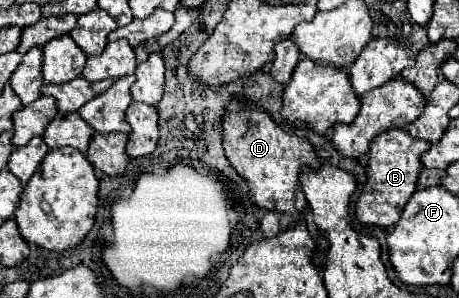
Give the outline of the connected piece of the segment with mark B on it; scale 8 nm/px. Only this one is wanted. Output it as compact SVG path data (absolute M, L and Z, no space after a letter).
M388 129L380 133L372 145L370 145L370 161L368 161L368 183L356 201L356 217L364 225L380 225L380 227L392 227L398 223L400 213L406 205L406 201L416 191L416 181L422 171L420 155L430 149L430 143L422 139L414 139L404 129Z

